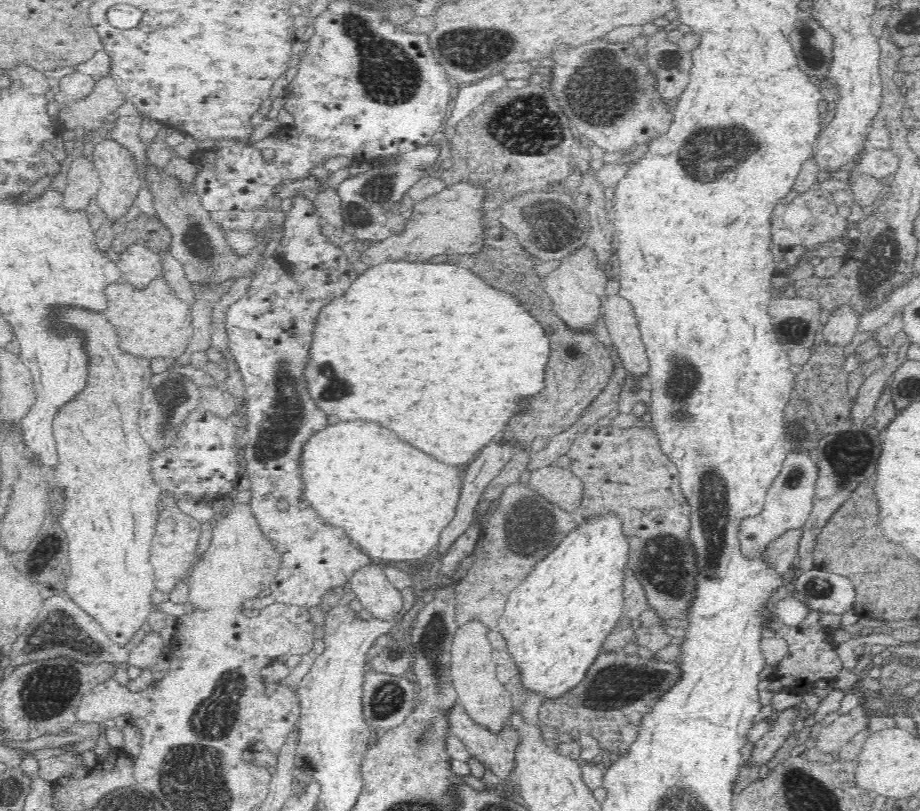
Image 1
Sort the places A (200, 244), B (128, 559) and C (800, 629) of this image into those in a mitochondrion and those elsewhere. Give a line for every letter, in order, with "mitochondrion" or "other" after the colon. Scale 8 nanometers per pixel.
A: mitochondrion
B: other
C: other

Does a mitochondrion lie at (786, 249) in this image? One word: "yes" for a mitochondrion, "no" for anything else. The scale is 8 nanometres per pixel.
no

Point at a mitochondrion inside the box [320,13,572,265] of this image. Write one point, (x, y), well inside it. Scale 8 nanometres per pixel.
(389, 76)

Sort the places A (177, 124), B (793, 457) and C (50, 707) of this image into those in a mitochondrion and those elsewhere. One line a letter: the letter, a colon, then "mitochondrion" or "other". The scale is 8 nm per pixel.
A: other
B: mitochondrion
C: mitochondrion

